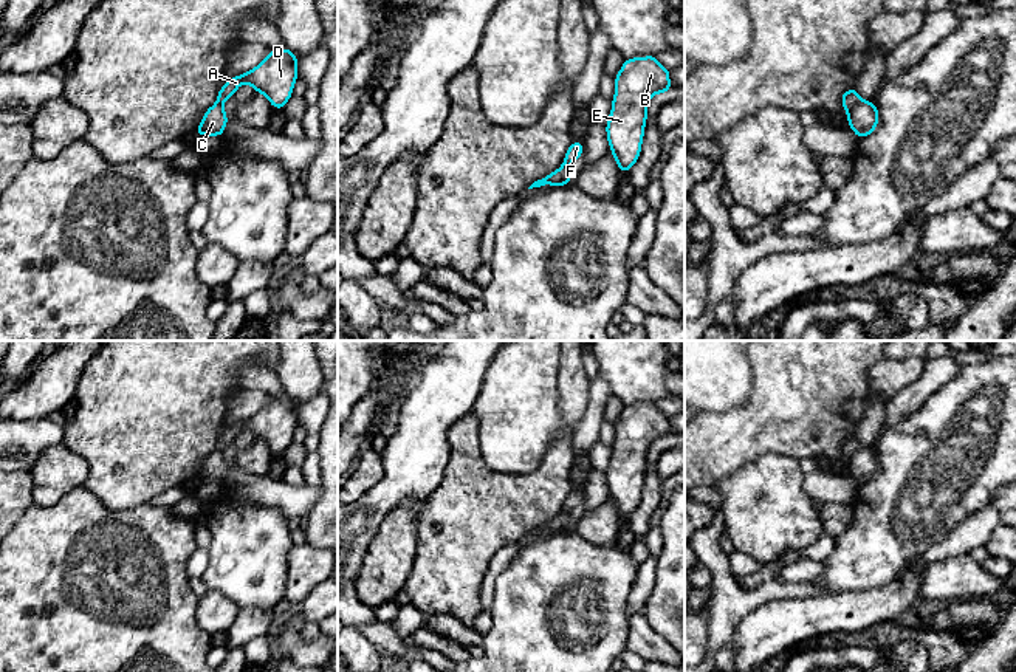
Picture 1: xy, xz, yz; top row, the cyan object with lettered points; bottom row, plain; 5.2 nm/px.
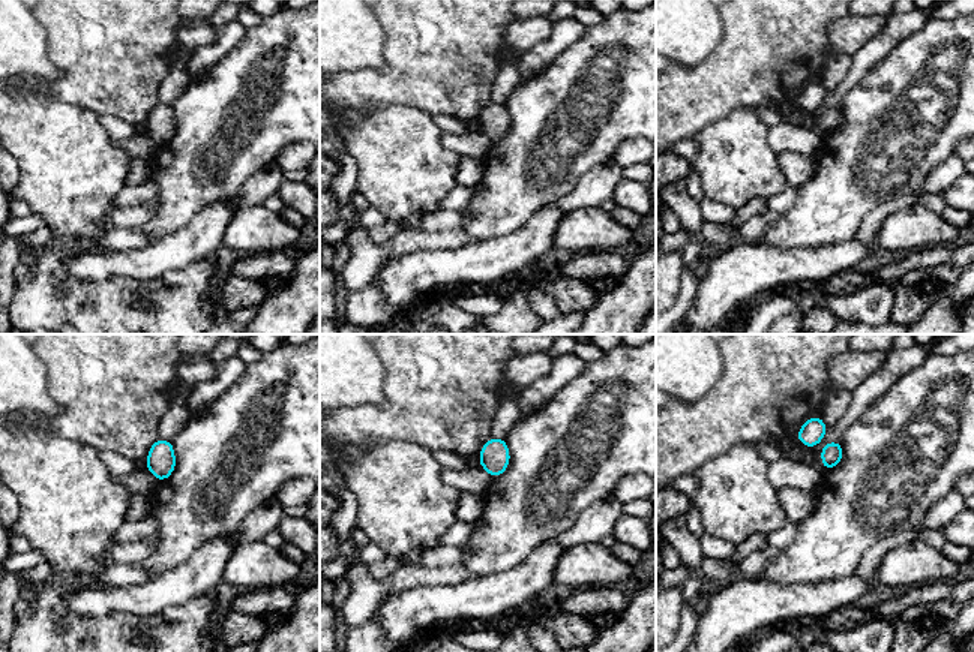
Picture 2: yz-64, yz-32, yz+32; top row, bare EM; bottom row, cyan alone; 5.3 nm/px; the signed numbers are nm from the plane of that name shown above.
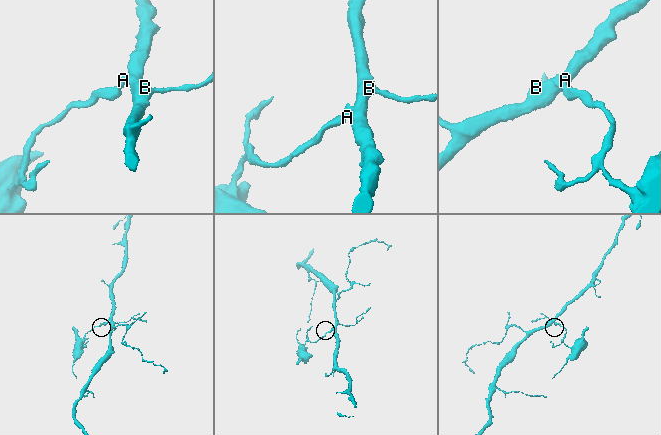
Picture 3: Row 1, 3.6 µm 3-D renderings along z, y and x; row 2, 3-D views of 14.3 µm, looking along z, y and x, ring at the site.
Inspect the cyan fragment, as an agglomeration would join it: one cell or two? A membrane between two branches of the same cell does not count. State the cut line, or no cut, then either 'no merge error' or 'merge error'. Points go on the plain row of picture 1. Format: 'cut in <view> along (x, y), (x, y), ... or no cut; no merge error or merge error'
cut in yz along (860, 446), (847, 459); merge error

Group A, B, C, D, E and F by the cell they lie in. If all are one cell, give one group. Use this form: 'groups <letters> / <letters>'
groups A B D E F / C

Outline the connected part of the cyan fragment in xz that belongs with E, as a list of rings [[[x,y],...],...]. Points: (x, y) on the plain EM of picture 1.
[[[654,401],[626,406],[615,423],[615,443],[606,471],[610,500],[620,519],[629,519],[638,508],[647,466],[647,452],[655,440],[671,437],[671,417]]]

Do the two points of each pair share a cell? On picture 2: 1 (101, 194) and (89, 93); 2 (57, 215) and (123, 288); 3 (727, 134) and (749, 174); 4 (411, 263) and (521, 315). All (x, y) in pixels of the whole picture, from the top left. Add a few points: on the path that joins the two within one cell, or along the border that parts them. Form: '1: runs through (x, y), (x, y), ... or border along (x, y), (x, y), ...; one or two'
1: border along (57, 98), (86, 107), (101, 116); two
2: runs through (59, 245), (57, 270), (78, 291), (93, 291); one
3: runs through (734, 144), (739, 164); one
4: border along (461, 282), (432, 287), (420, 293); two

